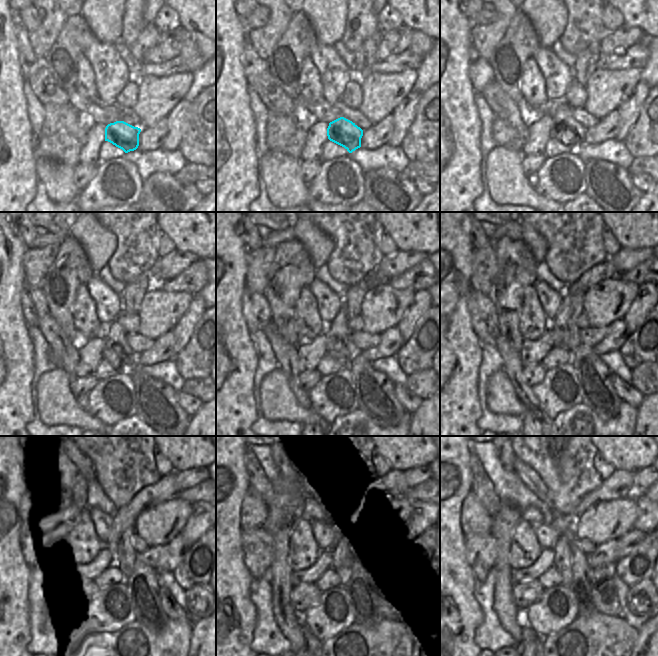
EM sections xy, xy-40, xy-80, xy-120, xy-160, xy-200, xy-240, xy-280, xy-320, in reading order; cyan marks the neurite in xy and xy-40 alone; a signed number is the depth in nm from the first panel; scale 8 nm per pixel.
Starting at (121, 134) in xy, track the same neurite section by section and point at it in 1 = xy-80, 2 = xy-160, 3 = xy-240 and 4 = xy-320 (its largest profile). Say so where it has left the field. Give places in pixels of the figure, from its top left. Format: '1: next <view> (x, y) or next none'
1: next xy-80 (565, 129)
2: next xy-160 (339, 346)
3: next xy-240 (112, 544)
4: next xy-320 (619, 484)

